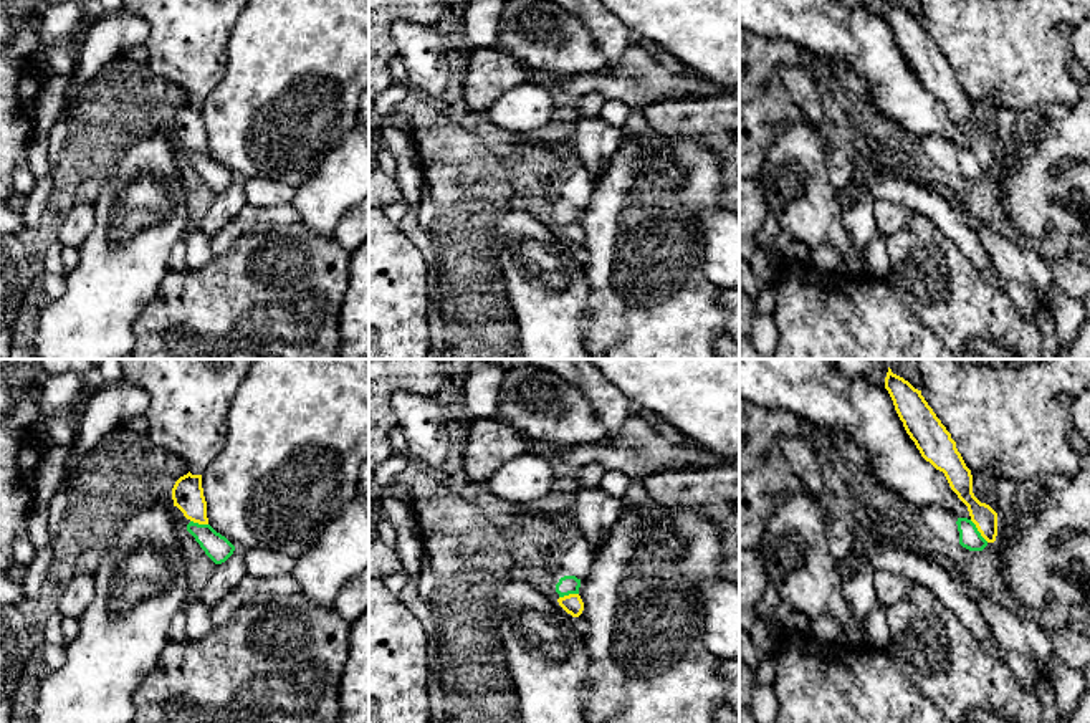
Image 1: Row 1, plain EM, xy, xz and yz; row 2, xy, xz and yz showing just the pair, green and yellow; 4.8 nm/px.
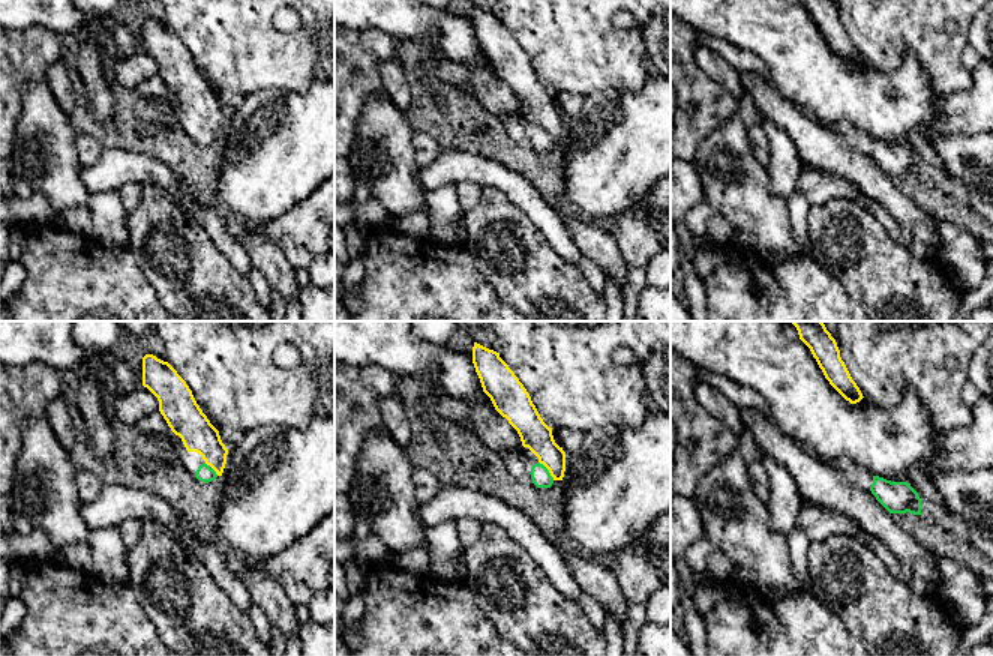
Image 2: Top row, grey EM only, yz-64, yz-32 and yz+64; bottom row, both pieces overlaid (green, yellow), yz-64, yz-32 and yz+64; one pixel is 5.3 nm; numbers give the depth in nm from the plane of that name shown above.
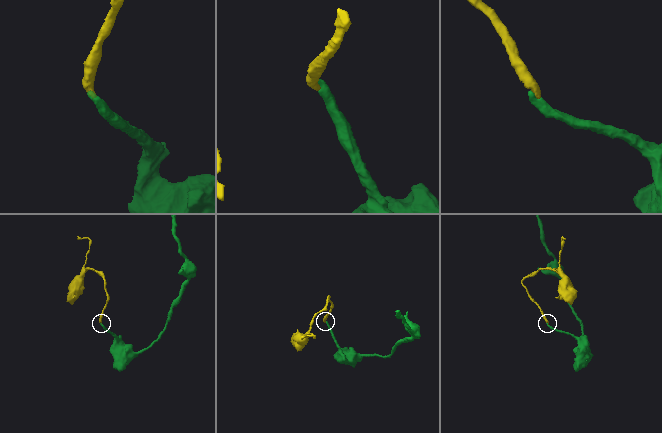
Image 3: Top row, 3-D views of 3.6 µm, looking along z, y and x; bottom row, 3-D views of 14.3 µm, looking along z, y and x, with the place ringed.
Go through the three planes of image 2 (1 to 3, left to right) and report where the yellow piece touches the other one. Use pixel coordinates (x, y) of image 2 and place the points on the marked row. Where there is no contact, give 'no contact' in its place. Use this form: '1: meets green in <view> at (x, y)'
1: meets green in yz-64 at (215, 472)
2: meets green in yz-32 at (548, 470)
3: no contact

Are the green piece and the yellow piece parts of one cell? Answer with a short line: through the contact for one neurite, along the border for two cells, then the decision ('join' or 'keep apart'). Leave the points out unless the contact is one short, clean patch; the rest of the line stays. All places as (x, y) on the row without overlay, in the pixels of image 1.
line yz (970, 167), (978, 161), (984, 148); join

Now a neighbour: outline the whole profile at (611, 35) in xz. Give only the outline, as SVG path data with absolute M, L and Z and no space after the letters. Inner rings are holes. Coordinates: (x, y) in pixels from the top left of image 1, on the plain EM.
M552 0L576 15L590 31L605 58L605 71L617 68L633 35L600 0Z

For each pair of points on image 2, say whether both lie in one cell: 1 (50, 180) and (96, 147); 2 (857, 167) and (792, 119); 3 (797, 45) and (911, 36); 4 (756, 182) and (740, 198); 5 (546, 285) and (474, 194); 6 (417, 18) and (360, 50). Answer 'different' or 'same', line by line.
1: different
2: same
3: different
4: same
5: different
6: different

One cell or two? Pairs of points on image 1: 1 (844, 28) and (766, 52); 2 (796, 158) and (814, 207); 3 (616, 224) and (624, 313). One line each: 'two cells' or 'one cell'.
1: two cells
2: one cell
3: one cell

